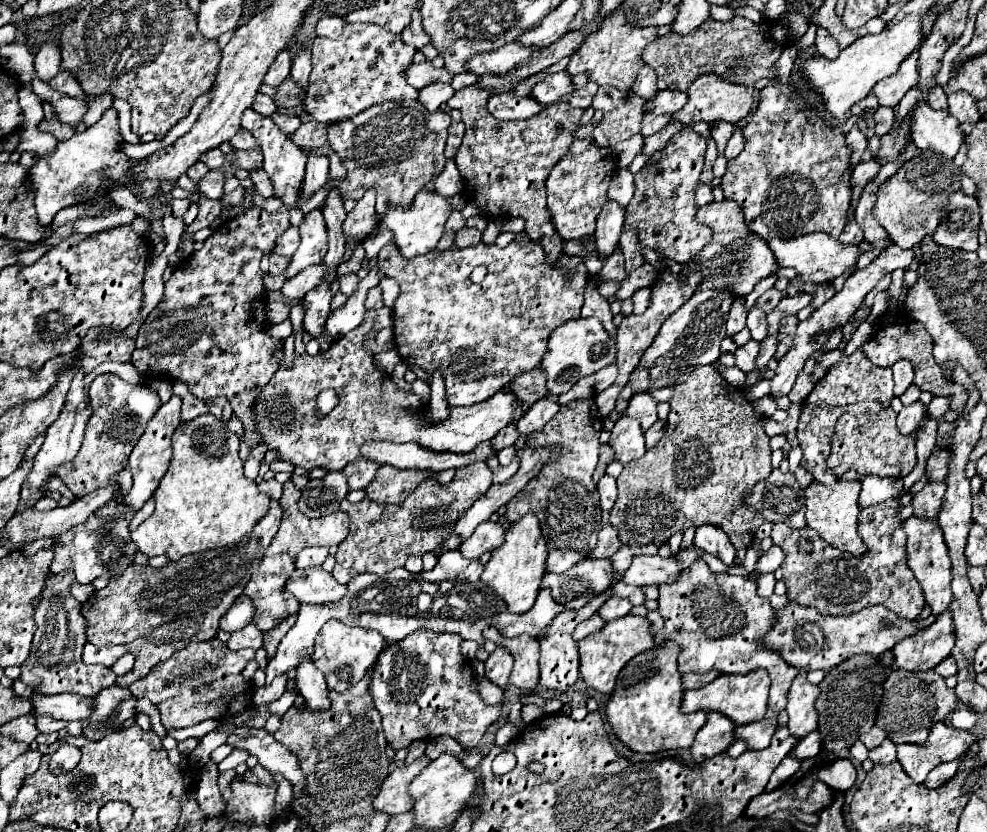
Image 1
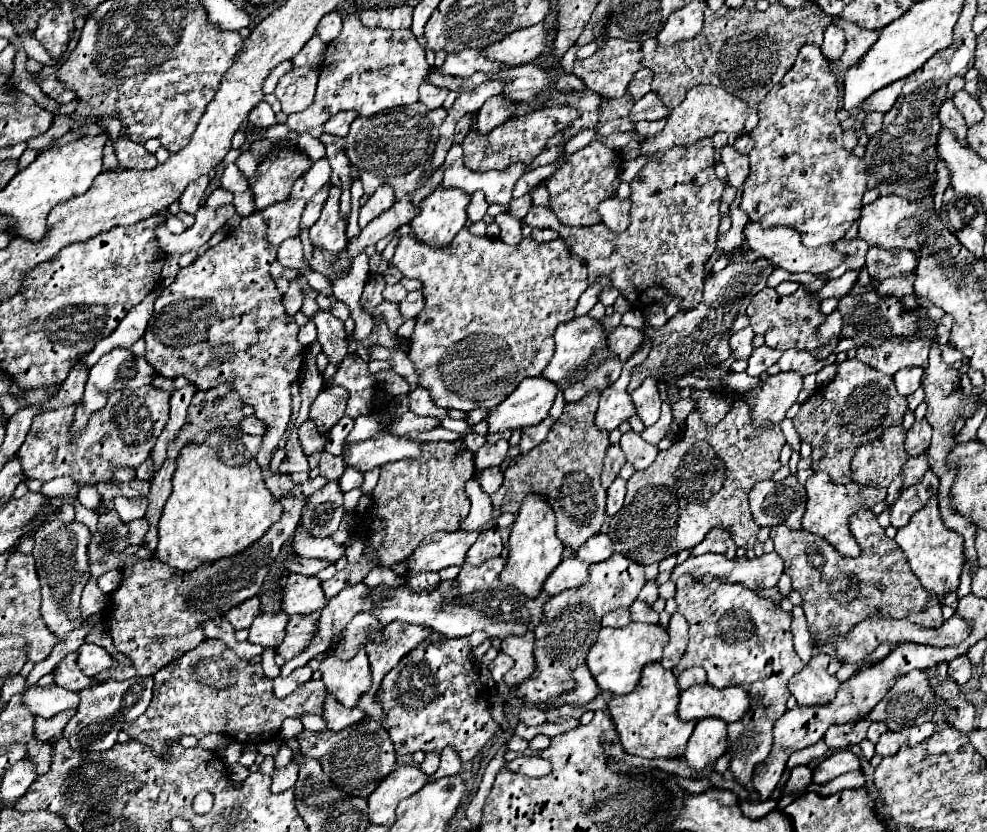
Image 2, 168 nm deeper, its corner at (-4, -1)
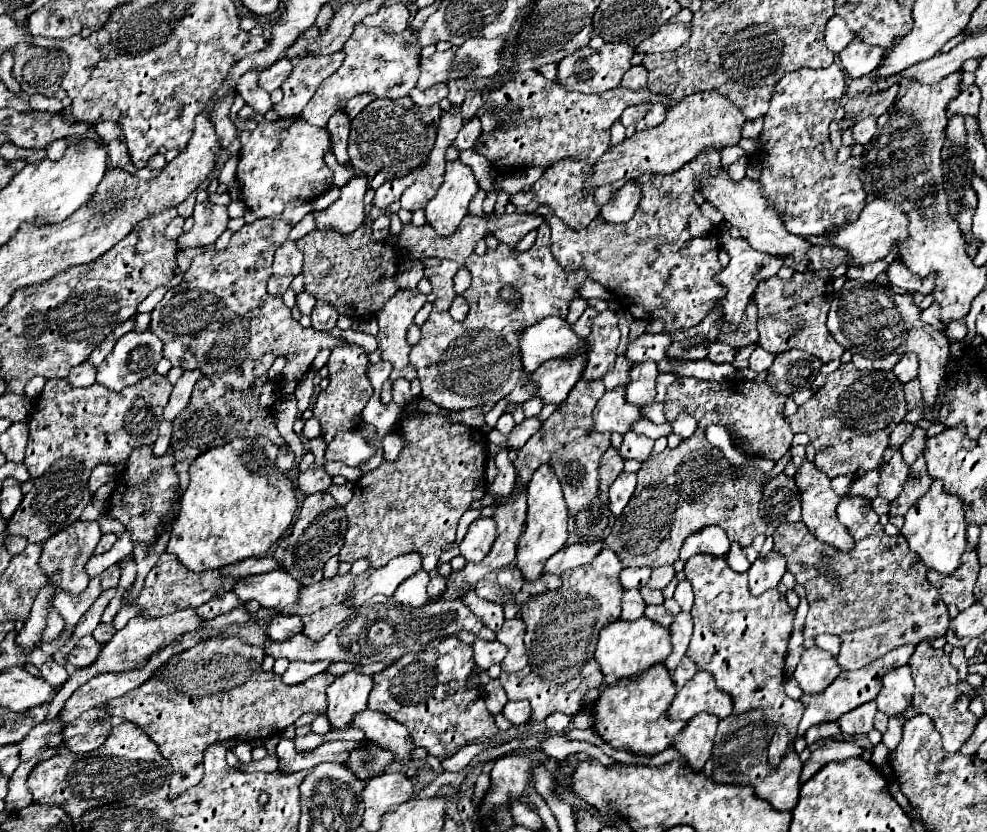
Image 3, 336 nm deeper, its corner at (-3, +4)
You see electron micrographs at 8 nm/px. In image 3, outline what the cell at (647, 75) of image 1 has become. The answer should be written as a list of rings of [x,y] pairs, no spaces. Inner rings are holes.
[[[633,66],[625,72],[623,80],[621,80],[621,86],[625,88],[631,88],[631,90],[639,90],[639,88],[645,88],[647,86],[647,70],[643,66]]]

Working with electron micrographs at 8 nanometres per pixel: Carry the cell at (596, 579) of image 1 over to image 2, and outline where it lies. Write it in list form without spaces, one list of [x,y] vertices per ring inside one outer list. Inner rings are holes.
[[[564,557],[562,563],[552,571],[550,579],[546,579],[544,591],[554,597],[566,589],[582,587],[588,581],[588,567],[590,563],[578,557]]]

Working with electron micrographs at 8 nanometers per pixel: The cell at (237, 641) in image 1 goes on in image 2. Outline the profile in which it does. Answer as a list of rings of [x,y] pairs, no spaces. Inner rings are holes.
[[[286,613],[258,615],[248,629],[248,641],[258,643],[262,647],[278,647],[278,643],[282,643],[286,619]]]

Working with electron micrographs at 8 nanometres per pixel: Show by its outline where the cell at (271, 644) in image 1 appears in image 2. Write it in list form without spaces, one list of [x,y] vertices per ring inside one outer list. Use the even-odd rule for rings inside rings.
[[[320,611],[316,613],[306,613],[306,615],[292,615],[288,625],[286,625],[286,637],[284,641],[276,647],[276,653],[282,655],[286,661],[292,659],[314,635],[314,623],[318,621]]]

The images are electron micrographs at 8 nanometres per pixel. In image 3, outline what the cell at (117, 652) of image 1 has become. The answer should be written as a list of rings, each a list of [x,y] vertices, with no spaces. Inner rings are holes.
[[[83,636],[71,648],[71,652],[67,656],[67,664],[75,666],[75,668],[85,668],[85,666],[89,666],[97,658],[99,650],[101,650],[101,646],[97,644],[97,640],[93,636]]]

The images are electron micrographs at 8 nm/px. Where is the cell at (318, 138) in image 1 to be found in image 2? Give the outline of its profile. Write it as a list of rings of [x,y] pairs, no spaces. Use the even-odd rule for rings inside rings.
[[[346,111],[346,113],[338,113],[334,117],[330,117],[324,125],[322,125],[322,131],[324,133],[330,133],[330,135],[336,135],[336,137],[346,137],[348,135],[348,127],[350,123],[356,119],[354,111]]]

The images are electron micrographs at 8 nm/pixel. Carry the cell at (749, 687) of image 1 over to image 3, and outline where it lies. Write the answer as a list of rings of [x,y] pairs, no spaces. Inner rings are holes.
[[[699,670],[695,678],[691,678],[669,704],[667,712],[671,720],[691,720],[699,712],[709,712],[719,718],[725,718],[733,710],[733,702],[729,694],[715,686],[715,678],[707,670]]]

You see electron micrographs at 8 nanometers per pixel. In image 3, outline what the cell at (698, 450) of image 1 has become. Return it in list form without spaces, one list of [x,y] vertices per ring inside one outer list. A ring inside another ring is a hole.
[[[697,428],[679,448],[665,448],[659,456],[643,462],[637,472],[637,494],[633,494],[633,502],[629,502],[625,514],[617,518],[605,544],[619,556],[623,566],[633,568],[673,564],[685,538],[711,524],[727,530],[731,542],[743,548],[751,546],[753,538],[767,530],[765,520],[759,516],[763,472],[753,466],[733,468],[741,472],[741,478],[733,480],[727,476],[729,468],[733,466],[725,456],[705,440],[703,428]]]

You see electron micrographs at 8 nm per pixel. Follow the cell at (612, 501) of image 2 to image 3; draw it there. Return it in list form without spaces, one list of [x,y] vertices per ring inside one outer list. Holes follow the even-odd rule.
[[[623,472],[609,488],[609,500],[611,500],[611,512],[615,516],[619,516],[623,512],[623,508],[627,506],[627,502],[631,500],[633,492],[635,492],[635,486],[637,486],[637,478],[635,474],[627,474]]]

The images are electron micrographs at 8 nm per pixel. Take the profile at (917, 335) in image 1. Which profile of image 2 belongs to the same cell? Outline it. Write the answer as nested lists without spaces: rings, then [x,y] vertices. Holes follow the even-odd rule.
[[[948,315],[938,323],[934,337],[886,339],[880,347],[862,345],[862,347],[858,347],[856,359],[886,373],[886,375],[894,375],[898,369],[910,367],[910,365],[926,369],[932,343],[938,343],[938,347],[946,345],[948,335],[950,335],[950,327],[952,327],[952,319]]]

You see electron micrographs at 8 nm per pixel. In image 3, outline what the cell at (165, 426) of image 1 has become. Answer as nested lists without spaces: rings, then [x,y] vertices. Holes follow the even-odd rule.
[[[189,370],[189,372],[183,372],[183,376],[177,380],[177,384],[173,386],[173,392],[171,392],[171,398],[169,398],[169,404],[165,406],[165,414],[163,418],[165,420],[173,420],[187,404],[189,404],[189,398],[191,398],[191,390],[197,382],[197,378],[201,376],[199,370]]]

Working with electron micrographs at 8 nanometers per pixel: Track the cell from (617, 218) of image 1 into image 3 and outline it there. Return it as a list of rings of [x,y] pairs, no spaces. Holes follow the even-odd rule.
[[[627,182],[617,194],[615,198],[611,198],[603,208],[601,208],[601,216],[607,222],[619,224],[619,222],[629,222],[639,206],[643,192],[641,186],[637,182]]]

